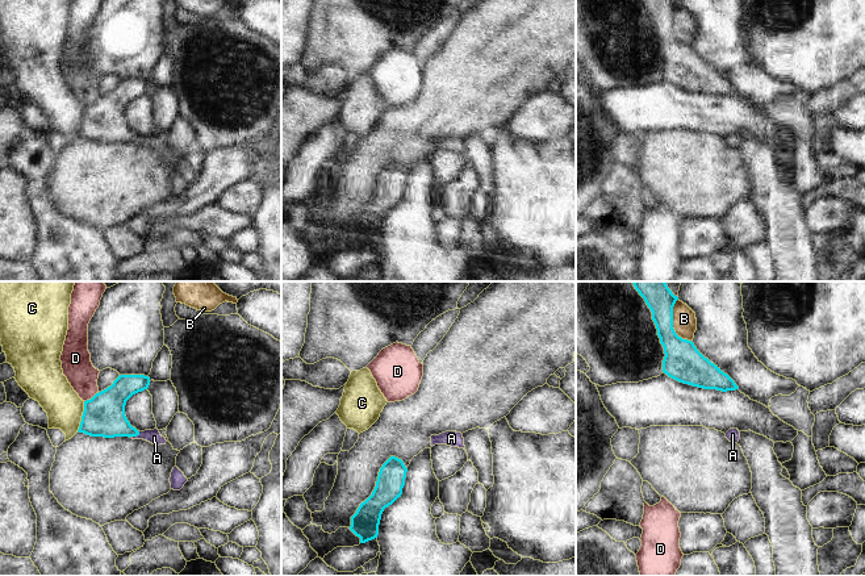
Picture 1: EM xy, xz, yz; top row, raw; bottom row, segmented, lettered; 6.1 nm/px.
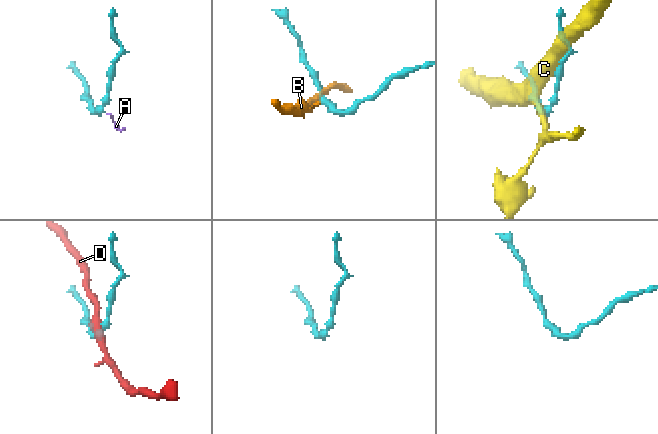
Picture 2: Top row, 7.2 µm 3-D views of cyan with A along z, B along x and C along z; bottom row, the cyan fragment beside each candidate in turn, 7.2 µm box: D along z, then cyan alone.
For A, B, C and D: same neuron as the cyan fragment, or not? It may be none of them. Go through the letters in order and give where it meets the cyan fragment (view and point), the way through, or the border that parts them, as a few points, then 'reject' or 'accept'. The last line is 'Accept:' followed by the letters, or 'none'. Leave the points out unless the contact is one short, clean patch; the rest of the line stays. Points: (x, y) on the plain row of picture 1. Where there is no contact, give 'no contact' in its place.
A: contact xy (134, 141); way xy (104, 121), (134, 141), (154, 142); accept
B: contact yz (672, 29); reject
C: contact xy (82, 121); reject
D: contact xy (92, 103); reject
Accept: A

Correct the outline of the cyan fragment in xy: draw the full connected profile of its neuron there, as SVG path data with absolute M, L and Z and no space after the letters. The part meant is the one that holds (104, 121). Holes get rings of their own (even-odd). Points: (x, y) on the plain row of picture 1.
M120 80L110 92L84 107L79 138L91 142L129 142L143 145L155 151L166 150L158 134L139 137L125 121L126 107L135 99L147 95L150 83L145 80Z

